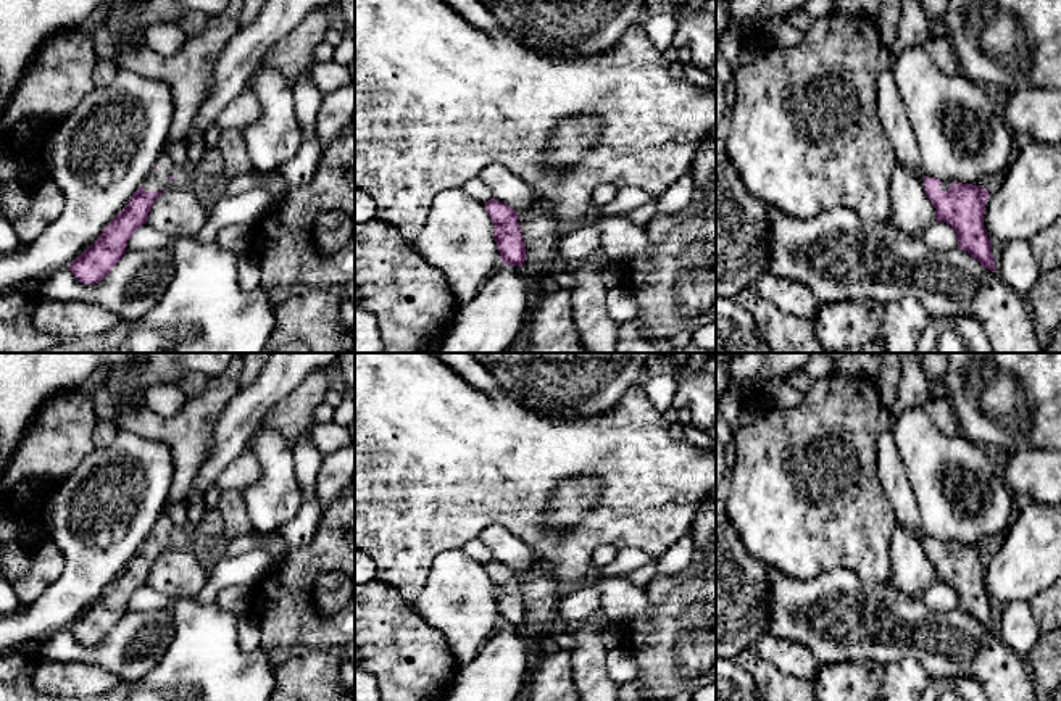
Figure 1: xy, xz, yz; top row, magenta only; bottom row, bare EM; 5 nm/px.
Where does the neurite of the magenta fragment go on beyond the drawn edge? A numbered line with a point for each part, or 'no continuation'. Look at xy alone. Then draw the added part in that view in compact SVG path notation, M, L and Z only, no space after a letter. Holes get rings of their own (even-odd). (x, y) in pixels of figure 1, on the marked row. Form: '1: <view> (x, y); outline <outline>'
1: xy (158, 178); outline M164 148L156 161L156 168L152 169L147 180L142 184L145 192L158 192L171 184L169 176L174 171L173 161L166 156Z

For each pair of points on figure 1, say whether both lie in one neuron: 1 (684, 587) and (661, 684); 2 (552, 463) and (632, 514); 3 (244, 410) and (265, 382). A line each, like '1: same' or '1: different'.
1: same
2: same
3: same

